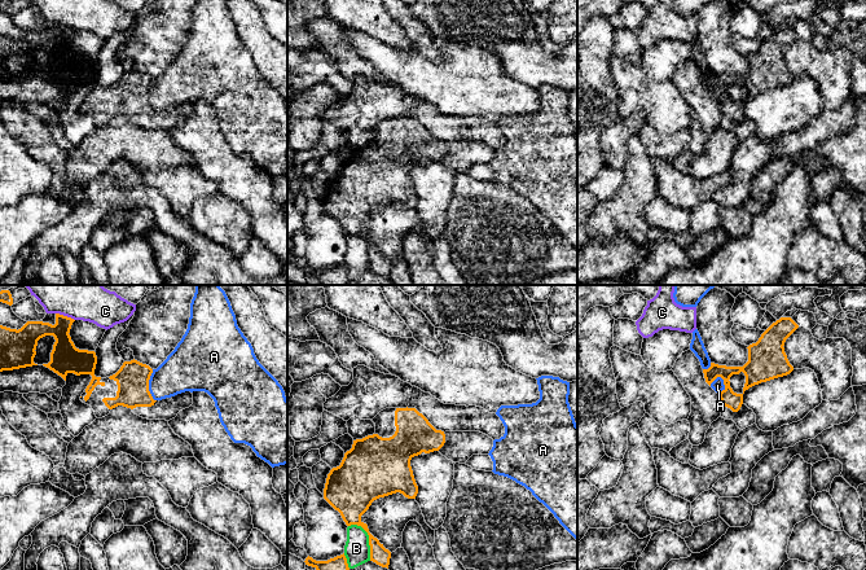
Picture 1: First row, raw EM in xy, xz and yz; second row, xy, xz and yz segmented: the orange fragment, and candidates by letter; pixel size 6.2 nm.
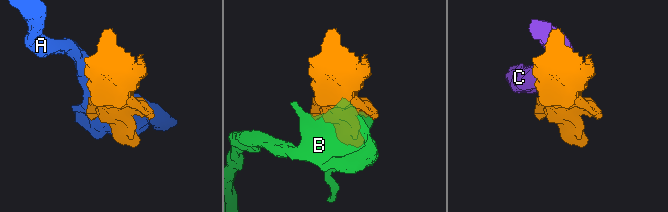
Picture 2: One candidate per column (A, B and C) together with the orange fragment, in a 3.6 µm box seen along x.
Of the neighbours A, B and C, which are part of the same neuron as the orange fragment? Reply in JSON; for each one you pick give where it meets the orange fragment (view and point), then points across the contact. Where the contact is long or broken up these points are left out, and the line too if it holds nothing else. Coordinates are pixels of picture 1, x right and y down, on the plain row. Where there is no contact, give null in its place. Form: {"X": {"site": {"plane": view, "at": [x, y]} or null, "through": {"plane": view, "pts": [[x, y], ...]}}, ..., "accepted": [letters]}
{"accepted": []}

